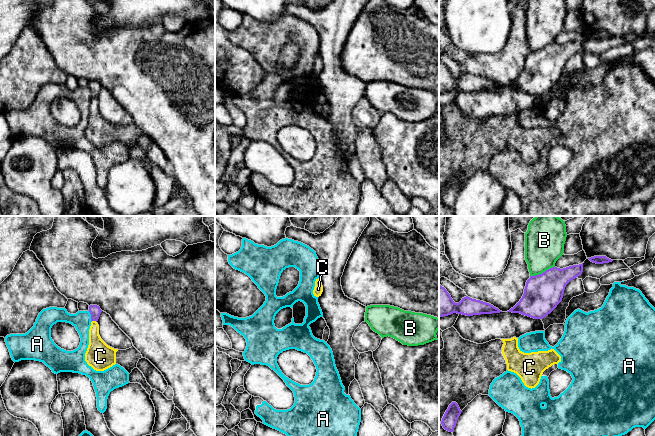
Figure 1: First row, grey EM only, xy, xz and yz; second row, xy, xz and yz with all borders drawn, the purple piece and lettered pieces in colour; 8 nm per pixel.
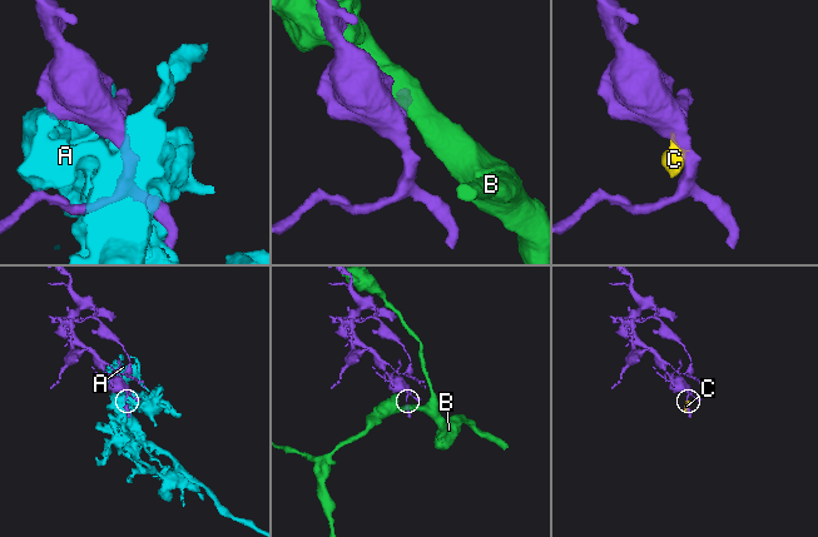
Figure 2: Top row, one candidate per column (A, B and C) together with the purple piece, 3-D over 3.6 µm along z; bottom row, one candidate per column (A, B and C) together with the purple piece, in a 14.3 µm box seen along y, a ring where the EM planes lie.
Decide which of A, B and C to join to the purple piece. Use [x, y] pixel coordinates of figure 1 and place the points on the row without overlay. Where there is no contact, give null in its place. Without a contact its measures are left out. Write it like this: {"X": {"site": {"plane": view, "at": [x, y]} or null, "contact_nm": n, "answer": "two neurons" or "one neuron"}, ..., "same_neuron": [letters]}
{"A": {"site": {"plane": "xy", "at": [91, 92]}, "contact_nm": 100, "answer": "two neurons"}, "B": {"site": {"plane": "yz", "at": [543, 48]}, "contact_nm": 220, "answer": "two neurons"}, "C": {"site": {"plane": "xy", "at": [94, 96]}, "contact_nm": 40, "answer": "two neurons"}, "same_neuron": []}

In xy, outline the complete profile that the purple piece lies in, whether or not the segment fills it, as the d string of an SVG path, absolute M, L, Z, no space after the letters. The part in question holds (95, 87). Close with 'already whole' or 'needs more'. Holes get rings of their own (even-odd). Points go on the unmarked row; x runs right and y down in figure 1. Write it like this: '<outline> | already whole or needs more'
M90 81L89 82L89 88L91 90L91 97L97 98L102 86L97 81Z | already whole

